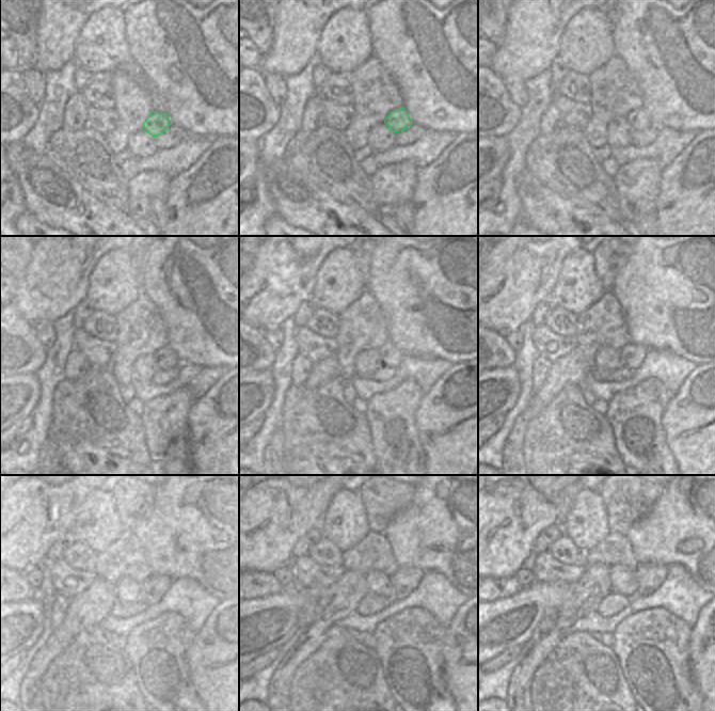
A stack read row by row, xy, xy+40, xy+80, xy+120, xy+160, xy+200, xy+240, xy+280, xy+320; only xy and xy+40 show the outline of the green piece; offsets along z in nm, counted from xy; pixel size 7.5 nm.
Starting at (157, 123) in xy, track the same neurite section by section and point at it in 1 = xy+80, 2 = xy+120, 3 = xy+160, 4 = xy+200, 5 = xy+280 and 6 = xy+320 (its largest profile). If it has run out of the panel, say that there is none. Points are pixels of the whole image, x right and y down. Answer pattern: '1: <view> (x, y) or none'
1: xy+80 (638, 119)
2: xy+120 (164, 358)
3: xy+160 (392, 357)
4: xy+200 (632, 354)
5: xy+280 (403, 581)
6: xy+320 (649, 577)

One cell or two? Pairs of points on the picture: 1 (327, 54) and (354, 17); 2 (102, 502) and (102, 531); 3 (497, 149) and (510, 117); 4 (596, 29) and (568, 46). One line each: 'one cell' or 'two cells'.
1: one cell
2: one cell
3: two cells
4: one cell

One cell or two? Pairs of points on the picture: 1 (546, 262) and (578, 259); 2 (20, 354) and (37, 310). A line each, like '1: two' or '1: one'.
1: two
2: two

